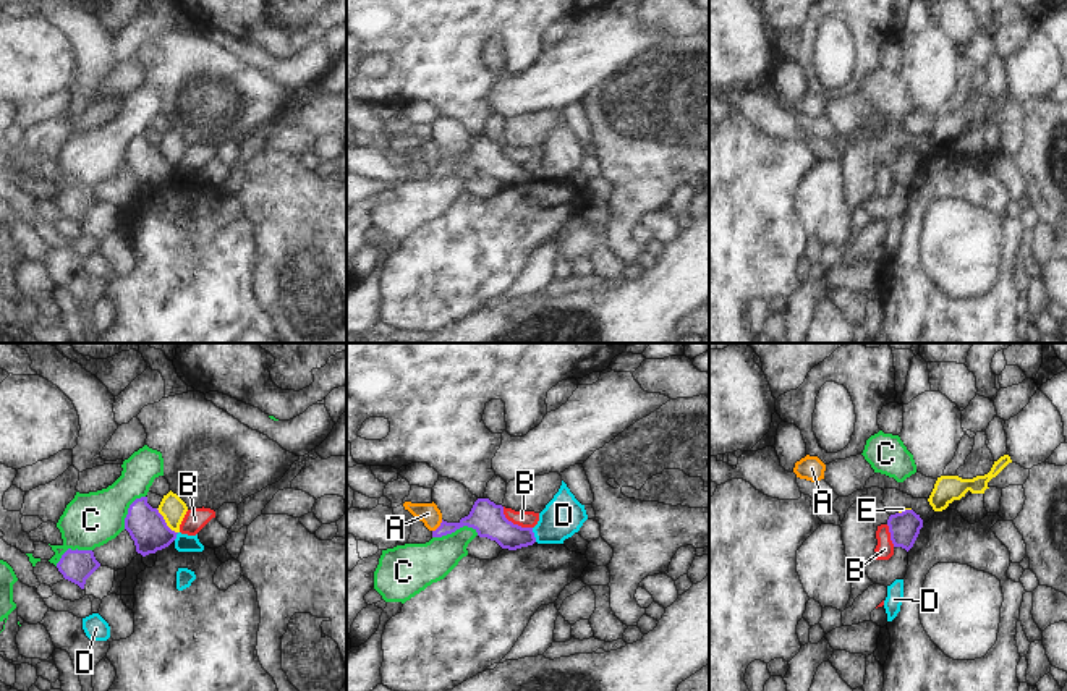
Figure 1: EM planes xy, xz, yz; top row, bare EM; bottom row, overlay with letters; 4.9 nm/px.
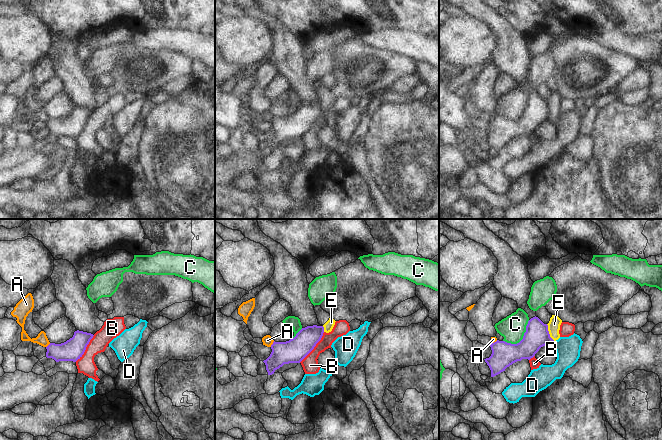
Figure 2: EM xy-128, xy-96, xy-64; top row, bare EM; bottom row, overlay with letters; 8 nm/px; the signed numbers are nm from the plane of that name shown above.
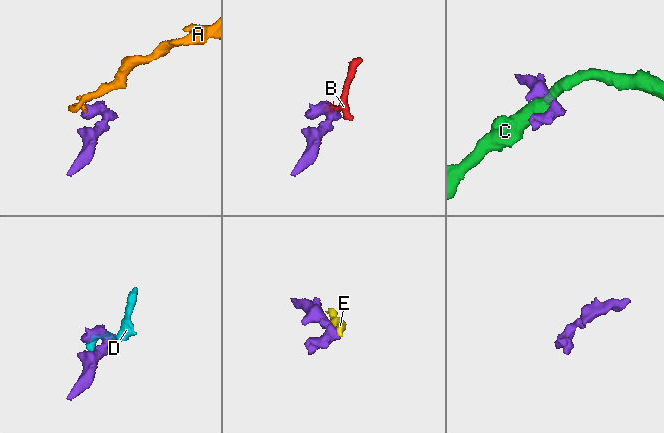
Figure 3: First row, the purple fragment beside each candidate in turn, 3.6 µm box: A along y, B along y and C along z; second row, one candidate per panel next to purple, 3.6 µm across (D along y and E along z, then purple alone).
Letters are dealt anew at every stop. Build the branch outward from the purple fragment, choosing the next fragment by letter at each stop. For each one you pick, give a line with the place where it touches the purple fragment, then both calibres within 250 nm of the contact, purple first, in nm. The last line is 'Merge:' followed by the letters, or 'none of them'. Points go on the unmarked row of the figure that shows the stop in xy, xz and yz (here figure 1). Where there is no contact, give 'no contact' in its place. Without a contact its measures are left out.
Merge: none of them

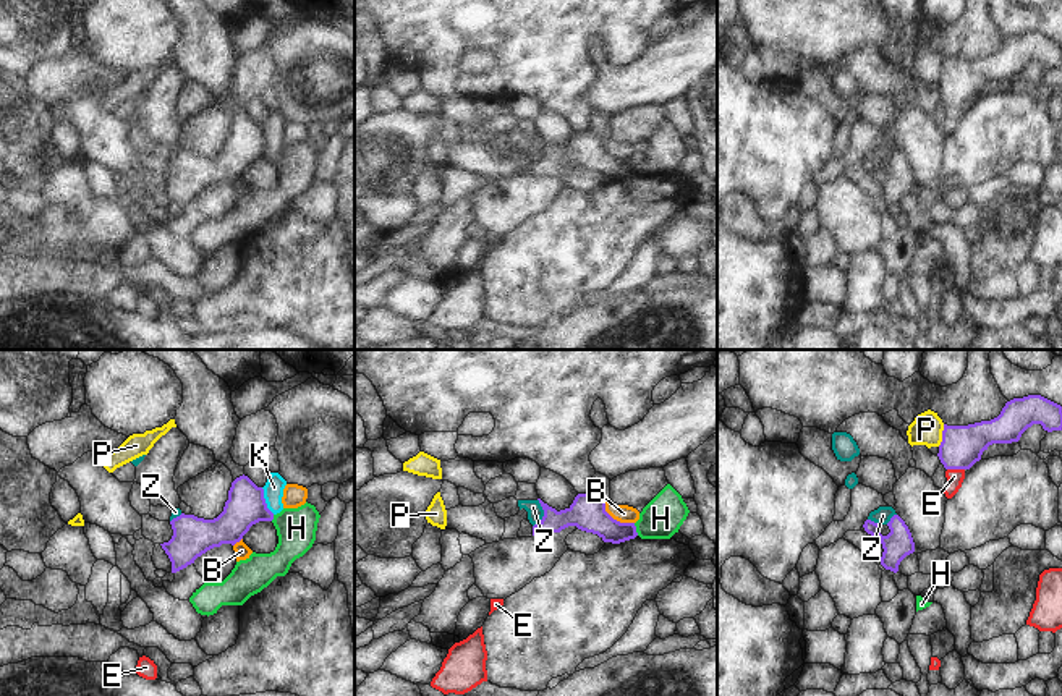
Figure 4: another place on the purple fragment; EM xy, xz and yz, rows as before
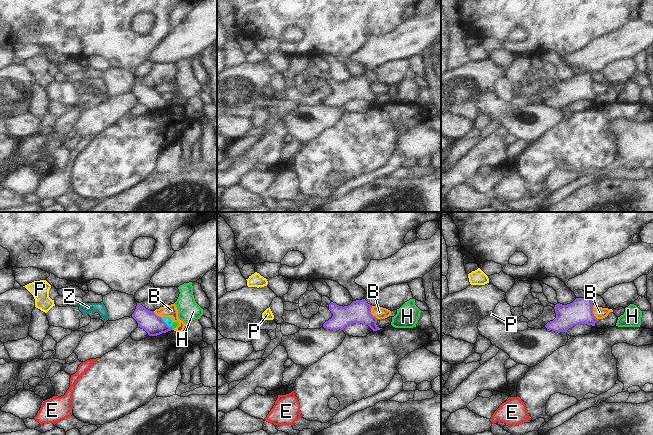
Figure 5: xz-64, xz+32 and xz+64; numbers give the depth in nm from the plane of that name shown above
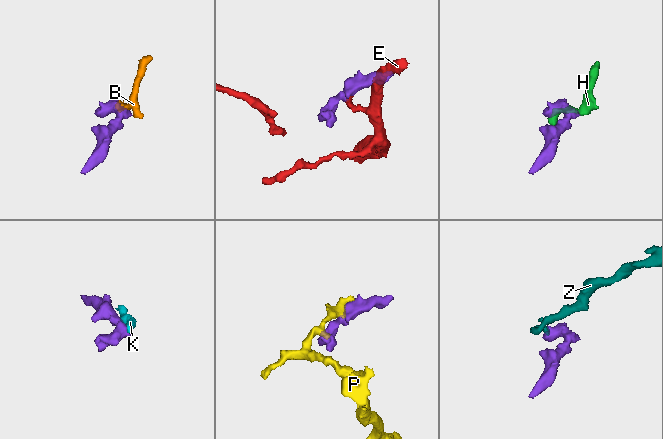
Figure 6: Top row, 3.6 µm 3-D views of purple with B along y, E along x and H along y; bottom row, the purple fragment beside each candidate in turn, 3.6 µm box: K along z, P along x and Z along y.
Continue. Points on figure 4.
Merge: none of them

